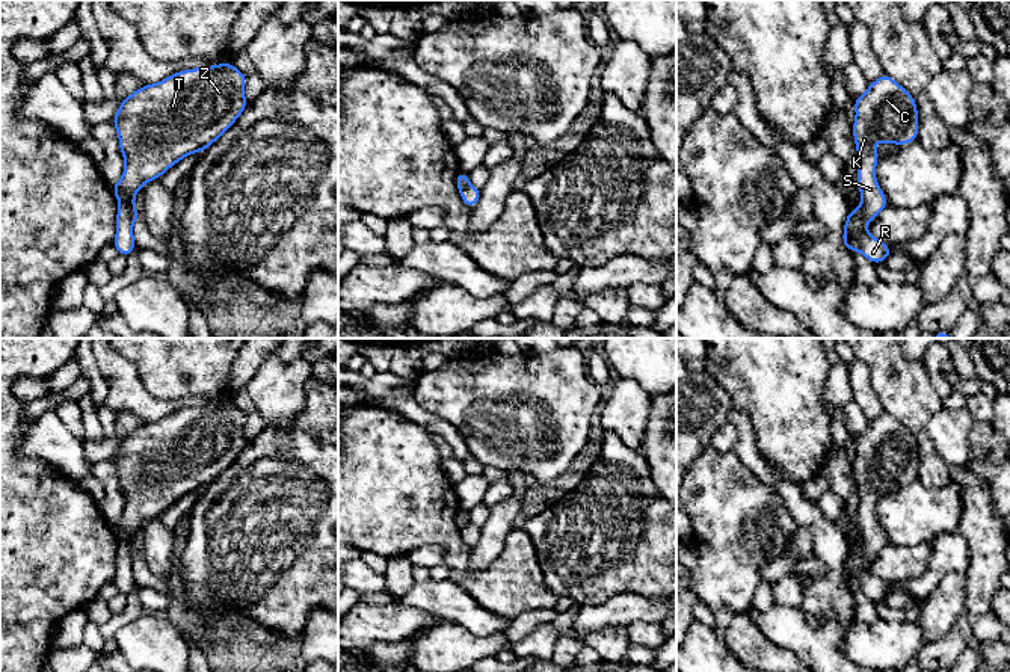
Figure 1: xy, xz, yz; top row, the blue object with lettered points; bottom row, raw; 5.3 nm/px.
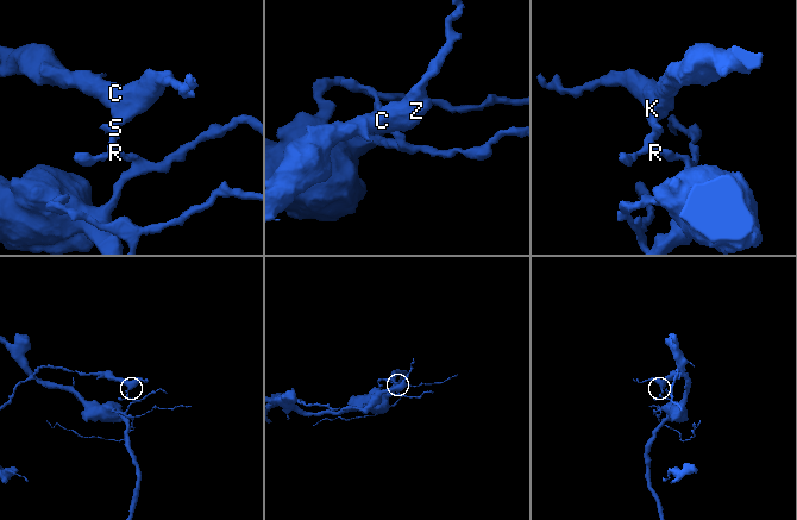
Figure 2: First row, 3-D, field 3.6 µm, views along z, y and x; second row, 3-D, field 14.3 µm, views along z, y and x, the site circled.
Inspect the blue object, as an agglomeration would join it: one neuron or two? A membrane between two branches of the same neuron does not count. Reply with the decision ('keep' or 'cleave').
cleave

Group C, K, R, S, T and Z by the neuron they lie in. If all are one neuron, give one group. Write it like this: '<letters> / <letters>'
C K S T Z / R

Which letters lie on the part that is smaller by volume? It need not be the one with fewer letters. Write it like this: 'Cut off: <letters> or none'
Cut off: C, K, S, T, Z

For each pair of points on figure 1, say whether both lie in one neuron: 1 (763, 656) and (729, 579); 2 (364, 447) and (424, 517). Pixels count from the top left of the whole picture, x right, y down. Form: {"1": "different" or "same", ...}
{"1": "different", "2": "same"}

